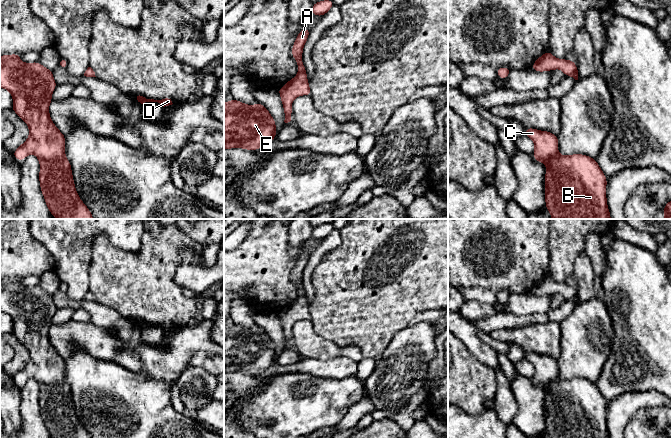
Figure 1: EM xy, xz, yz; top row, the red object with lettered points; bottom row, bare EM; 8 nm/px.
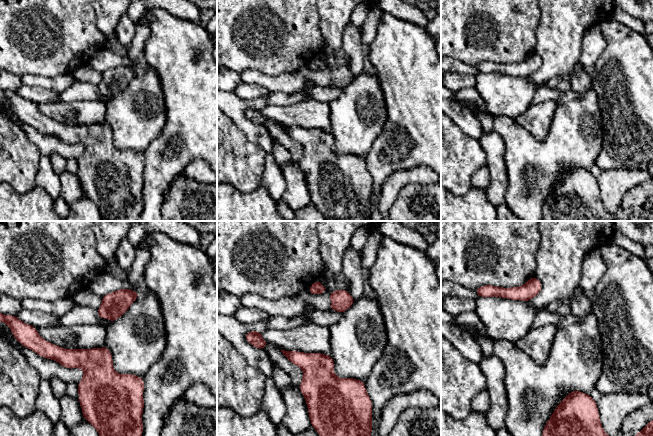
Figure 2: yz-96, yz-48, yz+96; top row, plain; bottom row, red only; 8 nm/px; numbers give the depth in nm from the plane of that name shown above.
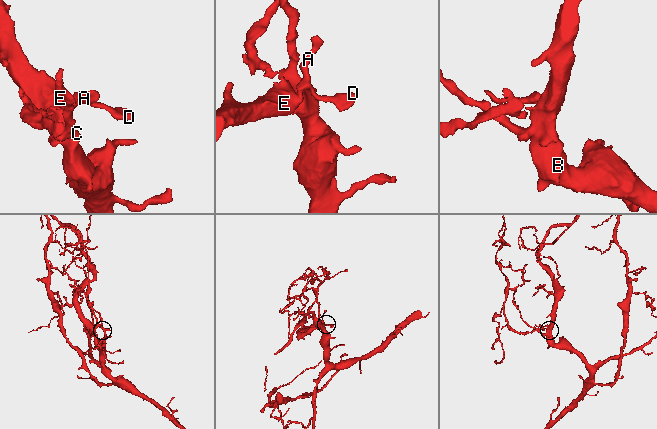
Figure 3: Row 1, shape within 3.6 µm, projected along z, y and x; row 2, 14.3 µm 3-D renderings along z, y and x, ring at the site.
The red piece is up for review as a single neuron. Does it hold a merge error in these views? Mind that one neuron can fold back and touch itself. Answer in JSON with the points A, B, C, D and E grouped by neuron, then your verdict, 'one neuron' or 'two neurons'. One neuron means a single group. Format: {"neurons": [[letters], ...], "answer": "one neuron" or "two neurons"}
{"neurons": [["A", "B", "C", "D", "E"]], "answer": "one neuron"}

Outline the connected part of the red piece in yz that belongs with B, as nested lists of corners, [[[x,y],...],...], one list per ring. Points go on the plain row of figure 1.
[[[526,351],[525,360],[531,362],[535,369],[533,382],[546,388],[545,427],[550,438],[610,438],[606,422],[607,402],[596,383],[583,378],[561,380],[558,376],[558,359],[549,355]]]

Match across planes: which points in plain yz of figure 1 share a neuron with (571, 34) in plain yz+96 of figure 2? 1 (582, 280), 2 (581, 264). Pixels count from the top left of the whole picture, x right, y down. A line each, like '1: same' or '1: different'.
1: different
2: different

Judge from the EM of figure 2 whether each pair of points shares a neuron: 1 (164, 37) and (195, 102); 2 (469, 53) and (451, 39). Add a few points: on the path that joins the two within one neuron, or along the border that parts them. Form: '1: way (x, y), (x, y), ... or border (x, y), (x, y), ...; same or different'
1: way (180, 53), (195, 86); same
2: way (465, 49), (455, 39); same

